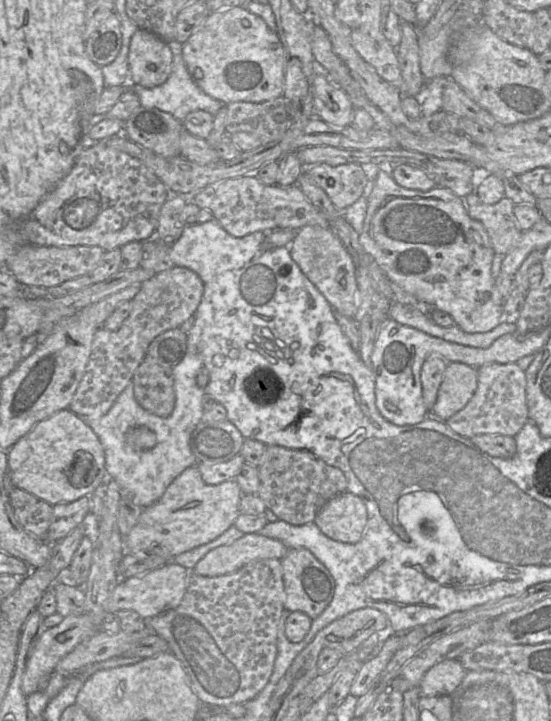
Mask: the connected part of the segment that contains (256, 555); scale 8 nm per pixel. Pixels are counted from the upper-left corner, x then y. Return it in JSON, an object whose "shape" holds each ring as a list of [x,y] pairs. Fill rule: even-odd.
{"shape":[[[247,533],[229,545],[209,551],[195,565],[191,573],[207,577],[227,575],[255,560],[281,560],[288,550],[279,540],[260,533]]]}

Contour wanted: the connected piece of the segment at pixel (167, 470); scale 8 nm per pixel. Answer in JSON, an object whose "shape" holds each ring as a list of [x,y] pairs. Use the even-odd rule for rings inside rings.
{"shape":[[[192,366],[187,367],[187,369],[185,371],[181,371],[179,373],[179,375],[177,375],[176,377],[175,377],[175,373],[173,373],[176,401],[175,401],[175,407],[173,409],[173,412],[168,417],[157,416],[157,415],[147,411],[143,407],[141,407],[135,399],[133,385],[132,385],[132,381],[131,381],[127,385],[127,387],[120,393],[120,395],[117,397],[116,401],[114,402],[113,406],[111,407],[111,409],[106,414],[104,414],[103,416],[100,416],[97,419],[84,419],[88,423],[88,425],[92,428],[94,433],[97,435],[97,437],[104,449],[105,467],[106,467],[107,476],[109,478],[111,478],[112,480],[114,480],[118,484],[119,489],[122,491],[122,497],[128,497],[135,505],[141,506],[143,508],[147,508],[147,507],[151,506],[158,499],[160,499],[161,496],[163,495],[163,493],[165,492],[165,490],[167,489],[167,487],[185,469],[187,469],[188,467],[191,467],[191,466],[197,466],[197,459],[195,458],[195,455],[191,451],[190,439],[191,439],[192,433],[196,429],[197,425],[201,422],[202,415],[203,415],[203,403],[204,403],[205,396],[204,396],[204,388],[201,388],[198,385],[194,385],[193,378],[189,378],[189,374],[191,374],[191,371],[192,371],[190,369],[195,369],[195,367],[192,367]],[[141,426],[149,428],[157,436],[157,444],[149,450],[137,449],[134,447],[134,445],[131,442],[131,431],[134,428],[141,427]]]}

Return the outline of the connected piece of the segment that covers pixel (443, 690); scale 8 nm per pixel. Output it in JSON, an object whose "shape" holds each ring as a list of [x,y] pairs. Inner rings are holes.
{"shape":[[[458,660],[442,661],[431,667],[423,676],[420,696],[452,695],[464,679],[467,670]]]}

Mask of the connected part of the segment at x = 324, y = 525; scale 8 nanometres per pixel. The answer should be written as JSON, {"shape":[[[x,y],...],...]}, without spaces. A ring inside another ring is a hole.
{"shape":[[[343,492],[322,506],[313,523],[328,538],[354,544],[362,537],[367,523],[367,509],[360,497]]]}

